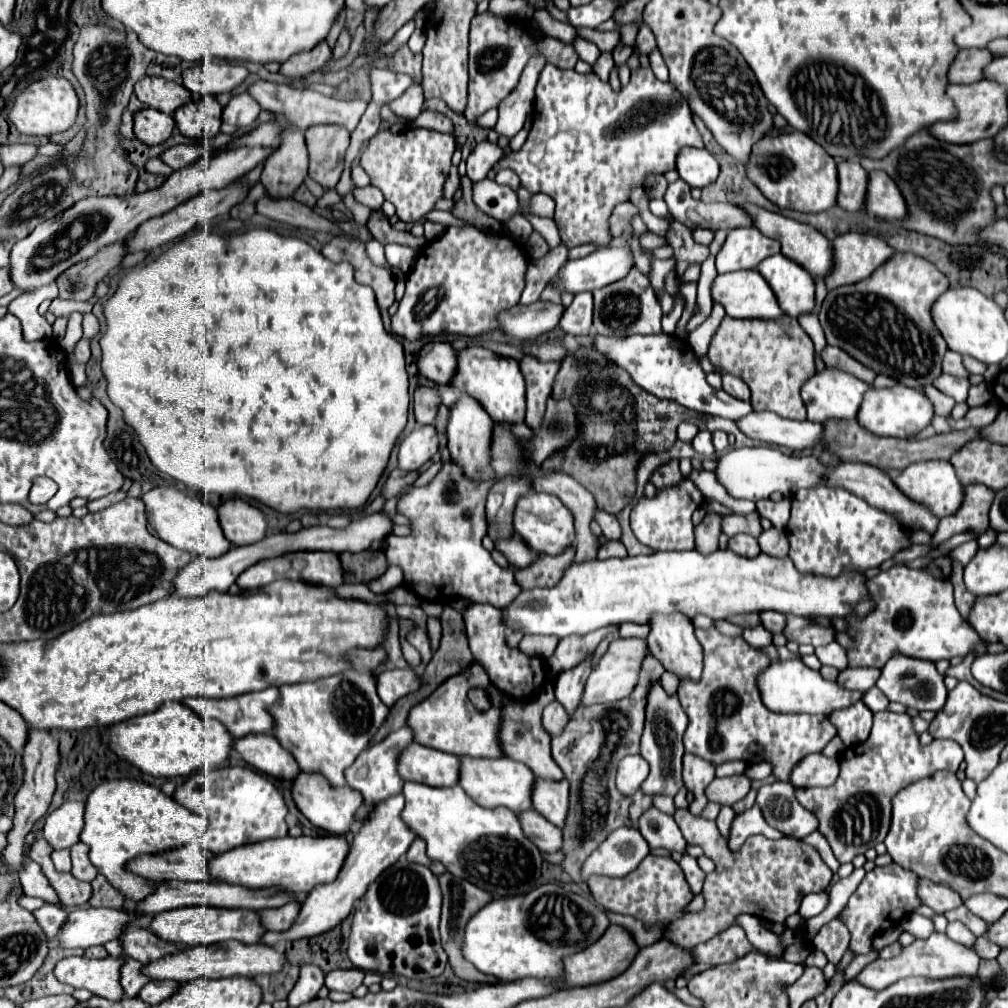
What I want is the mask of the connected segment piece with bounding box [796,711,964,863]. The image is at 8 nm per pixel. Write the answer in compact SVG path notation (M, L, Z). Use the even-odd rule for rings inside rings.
M876 713L870 737L864 743L844 749L840 755L840 775L832 787L796 789L798 801L820 821L820 833L832 845L840 863L850 863L856 855L866 853L886 839L892 819L892 797L904 787L932 777L936 771L956 773L964 753L956 741L934 739L922 747L912 719L906 713ZM866 825L866 837L864 837Z

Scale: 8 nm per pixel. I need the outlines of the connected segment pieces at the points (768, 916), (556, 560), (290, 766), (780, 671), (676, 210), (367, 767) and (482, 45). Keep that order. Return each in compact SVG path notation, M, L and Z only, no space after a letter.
M682 809L676 811L674 819L686 841L692 845L700 845L704 849L704 855L710 857L716 865L716 869L708 873L704 881L704 909L698 913L682 915L664 931L664 939L670 939L680 947L690 949L716 937L718 933L728 929L732 919L736 919L736 915L740 913L750 913L772 923L784 923L786 917L798 913L804 895L824 891L832 879L832 871L822 861L818 851L800 839L782 837L778 841L772 841L760 835L752 835L738 851L730 851L728 839L720 835L714 821L706 821Z
M574 547L556 557L538 555L532 567L516 569L514 579L522 591L532 589L532 587L554 587L572 561L574 561Z
M256 733L236 739L232 749L238 751L242 759L256 771L270 777L294 779L300 773L294 757L286 749L282 749L270 733Z
M780 661L772 663L760 673L760 691L762 701L768 709L776 713L812 713L812 715L830 715L832 711L846 709L864 697L862 691L850 691L840 687L836 681L826 681L820 671L806 667L802 661Z
M676 181L666 189L664 201L676 221L688 229L712 229L732 231L736 227L750 227L750 217L732 203L702 203L694 201L690 187L684 181Z
M408 727L404 729L398 729L396 733L390 733L384 741L372 745L370 749L364 749L364 753L360 753L360 757L356 757L356 761L344 771L344 777L346 777L346 783L360 791L362 797L364 797L364 803L362 807L356 811L356 817L354 817L354 823L362 823L370 817L370 813L388 797L392 795L398 795L402 791L402 777L396 773L396 761L398 761L398 755L400 755L400 749L404 749L408 743L412 743L412 731Z
M480 13L472 19L470 25L470 85L468 85L468 109L464 117L474 123L476 117L486 113L492 107L498 107L500 101L512 93L512 89L518 85L520 73L526 67L528 59L534 53L542 53L548 63L556 65L558 69L574 69L578 57L572 45L562 43L554 37L544 37L540 41L534 41L534 37L528 33L526 23L518 21L506 21L492 13Z

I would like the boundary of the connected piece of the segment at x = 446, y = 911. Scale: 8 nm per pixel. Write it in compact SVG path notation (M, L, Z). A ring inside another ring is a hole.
M444 873L438 877L440 879L440 889L444 895L444 903L442 903L442 921L440 921L440 935L442 935L442 947L448 955L448 963L454 971L456 977L464 979L464 981L472 981L472 983L494 983L490 975L480 973L474 965L470 965L464 955L462 955L462 941L464 941L464 927L466 923L472 919L472 915L476 911L480 911L488 901L492 901L492 895L472 883L468 883L466 879L458 879L452 877L452 873Z

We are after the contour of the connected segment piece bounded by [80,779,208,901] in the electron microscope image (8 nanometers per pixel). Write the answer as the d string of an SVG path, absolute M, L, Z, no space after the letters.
M130 779L108 781L108 783L102 783L100 787L96 787L88 795L84 821L86 821L86 825L84 825L84 831L80 835L80 841L90 847L92 865L98 869L98 873L102 873L106 877L106 881L114 889L120 891L120 895L126 901L142 901L148 895L152 895L152 891L158 885L158 881L148 881L146 877L140 877L140 875L134 875L134 873L126 871L126 865L132 859L136 859L140 855L158 855L158 853L164 853L164 851L184 847L184 845L196 841L202 833L206 833L206 827L208 827L208 821L204 817L198 817L198 815L190 813L188 809L180 807L172 797L164 795L158 787L138 783L138 781L130 781Z

